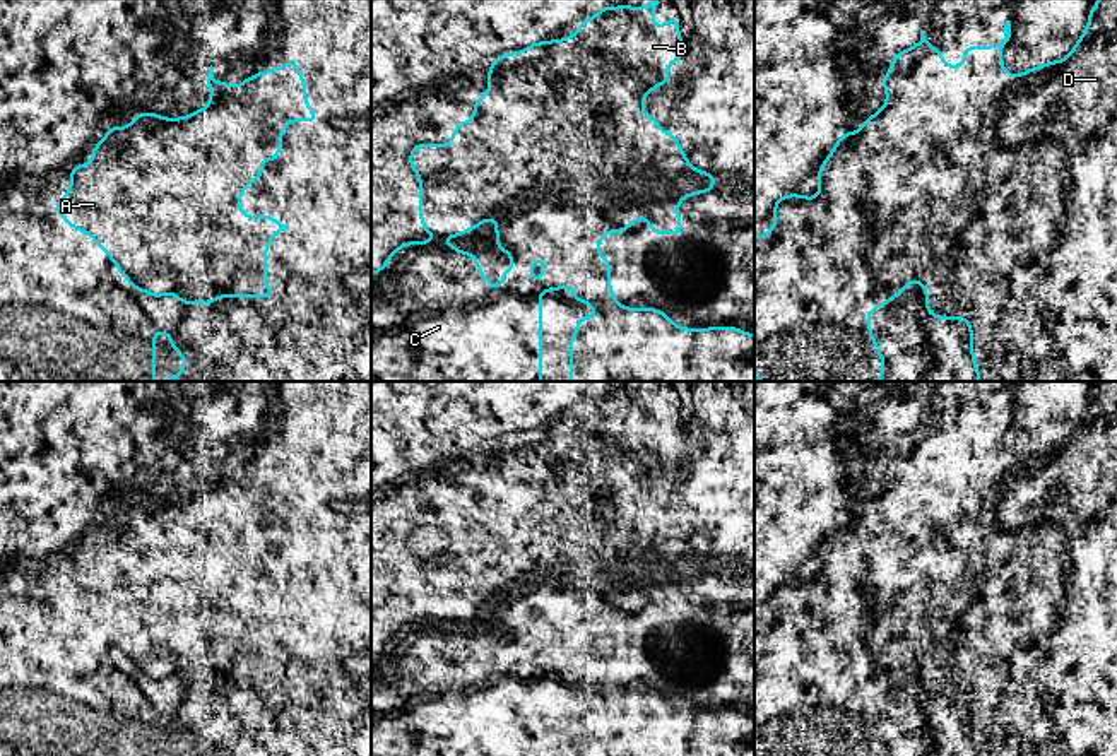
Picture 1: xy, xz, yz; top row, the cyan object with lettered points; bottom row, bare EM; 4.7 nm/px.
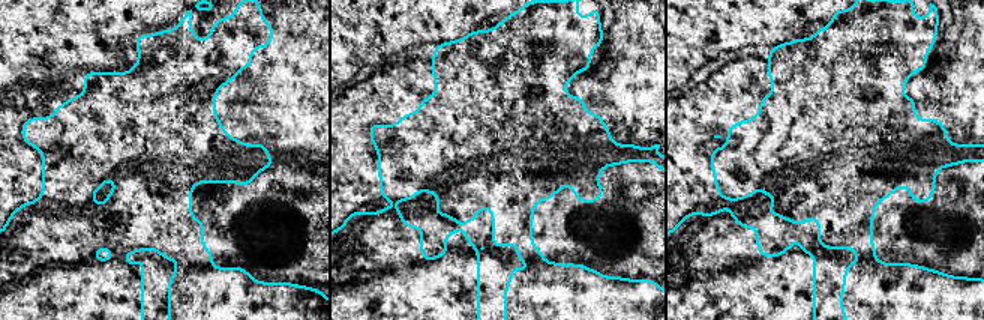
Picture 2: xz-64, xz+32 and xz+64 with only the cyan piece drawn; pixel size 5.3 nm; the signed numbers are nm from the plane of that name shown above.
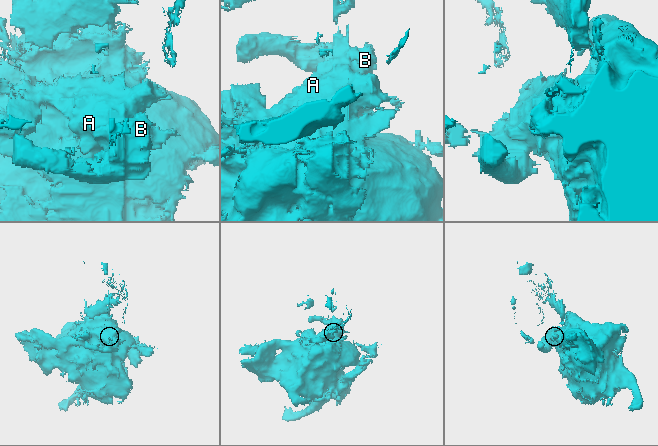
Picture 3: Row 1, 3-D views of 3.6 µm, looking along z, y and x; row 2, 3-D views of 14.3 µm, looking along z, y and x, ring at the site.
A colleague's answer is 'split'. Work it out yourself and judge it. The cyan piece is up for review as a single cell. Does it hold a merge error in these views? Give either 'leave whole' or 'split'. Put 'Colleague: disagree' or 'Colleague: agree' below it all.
split
Colleague: agree

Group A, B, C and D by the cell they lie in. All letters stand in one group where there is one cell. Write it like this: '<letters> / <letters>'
A C D / B

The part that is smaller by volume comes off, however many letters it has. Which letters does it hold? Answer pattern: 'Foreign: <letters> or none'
Foreign: B

